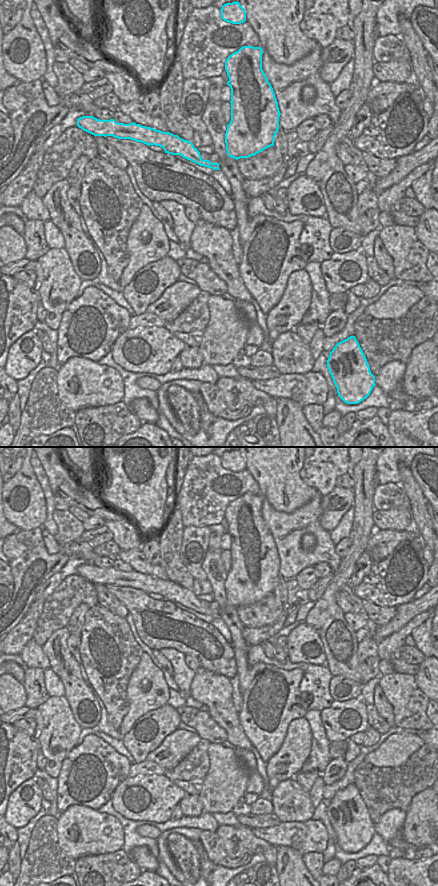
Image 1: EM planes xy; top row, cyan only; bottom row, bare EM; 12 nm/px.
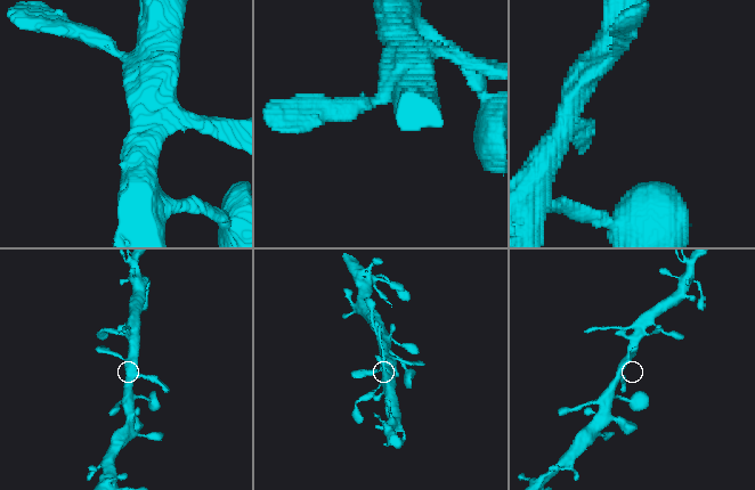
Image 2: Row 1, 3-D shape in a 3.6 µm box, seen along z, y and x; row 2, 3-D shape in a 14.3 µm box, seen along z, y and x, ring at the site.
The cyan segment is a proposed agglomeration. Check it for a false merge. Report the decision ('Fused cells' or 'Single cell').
Single cell

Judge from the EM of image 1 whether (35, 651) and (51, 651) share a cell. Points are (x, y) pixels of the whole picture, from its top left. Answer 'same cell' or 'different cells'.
different cells

